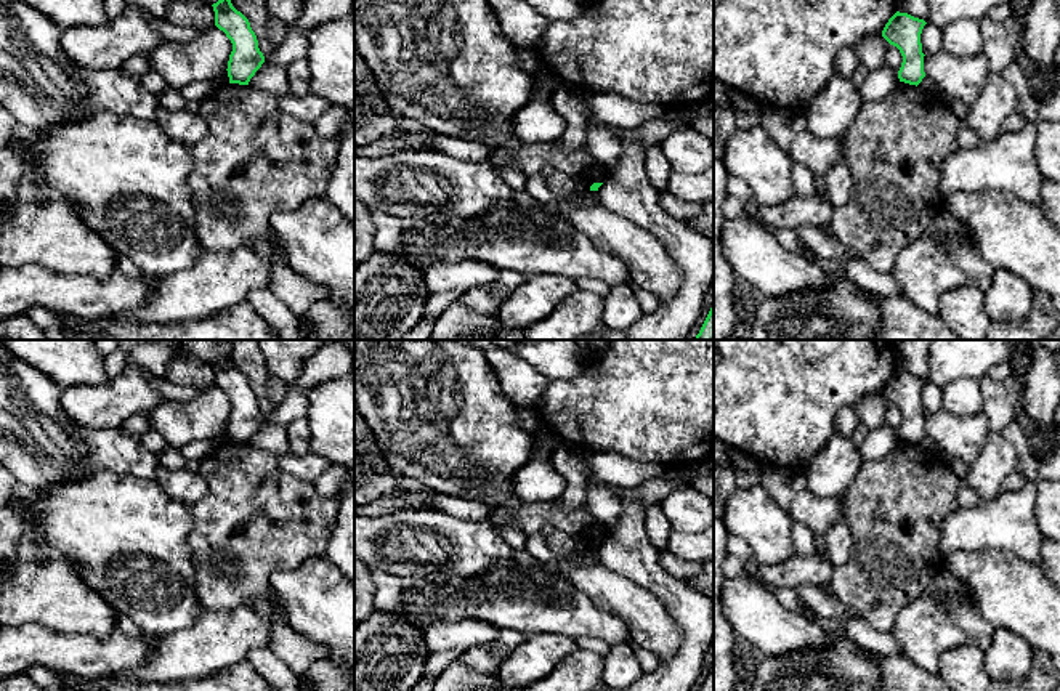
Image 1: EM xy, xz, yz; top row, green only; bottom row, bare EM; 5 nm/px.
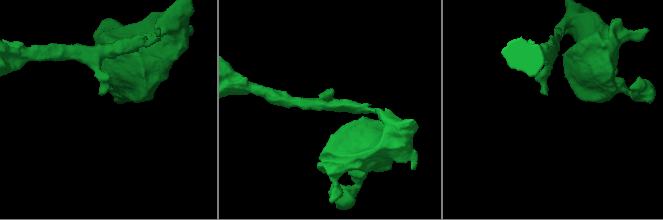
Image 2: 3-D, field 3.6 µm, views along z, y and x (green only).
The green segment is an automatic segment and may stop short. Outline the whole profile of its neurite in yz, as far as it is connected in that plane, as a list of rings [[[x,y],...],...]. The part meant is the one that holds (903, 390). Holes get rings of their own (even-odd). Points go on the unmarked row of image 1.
[[[896,370],[882,390],[882,396],[893,406],[896,406],[903,415],[901,426],[898,430],[900,441],[909,444],[919,444],[925,436],[924,431],[924,412],[920,402],[920,393],[927,382],[914,377],[908,372]]]

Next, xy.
[[[229,354],[212,366],[215,370],[215,385],[223,390],[233,402],[226,428],[229,442],[249,444],[250,438],[265,422],[257,394],[249,378],[233,366]]]

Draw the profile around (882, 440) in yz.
[[[884,423],[879,428],[871,430],[858,449],[863,462],[872,462],[885,457],[898,442],[898,431]]]

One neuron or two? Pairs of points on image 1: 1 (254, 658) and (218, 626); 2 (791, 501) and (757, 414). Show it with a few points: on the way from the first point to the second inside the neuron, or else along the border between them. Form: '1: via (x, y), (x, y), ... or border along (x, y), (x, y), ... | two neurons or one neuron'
1: border along (268, 648), (254, 648), (246, 659) | two neurons
2: border along (762, 464), (786, 467), (801, 473) | two neurons

